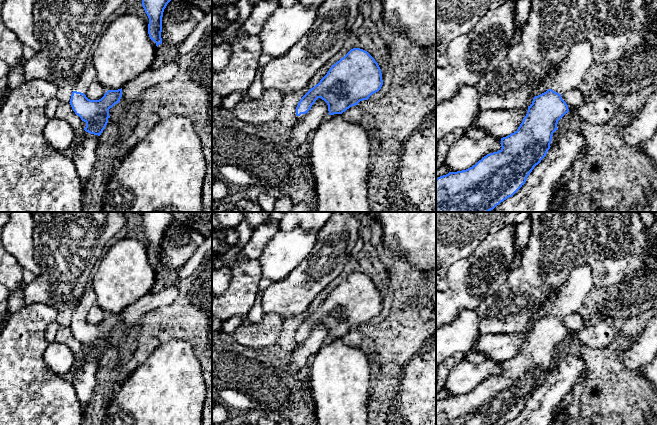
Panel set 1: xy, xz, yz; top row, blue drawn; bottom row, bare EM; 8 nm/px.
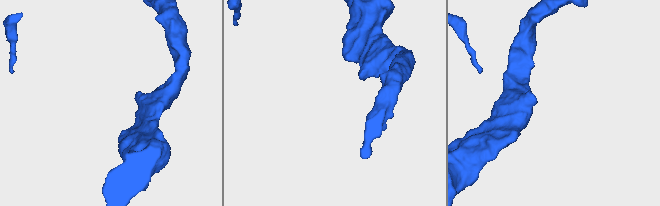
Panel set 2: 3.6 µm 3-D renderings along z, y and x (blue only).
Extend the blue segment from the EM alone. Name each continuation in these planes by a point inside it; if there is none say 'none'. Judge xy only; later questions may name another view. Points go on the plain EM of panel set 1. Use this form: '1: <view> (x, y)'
1: xy (88, 299)

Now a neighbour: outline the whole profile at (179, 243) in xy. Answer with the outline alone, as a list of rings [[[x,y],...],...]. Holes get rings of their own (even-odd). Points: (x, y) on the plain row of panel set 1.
[[[174,220],[163,236],[162,267],[178,270],[193,256],[203,241],[201,233]]]

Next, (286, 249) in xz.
[[[296,226],[290,231],[278,230],[267,243],[260,254],[259,262],[262,267],[262,278],[273,282],[282,281],[304,258],[312,251],[317,240],[318,232],[308,231]]]

